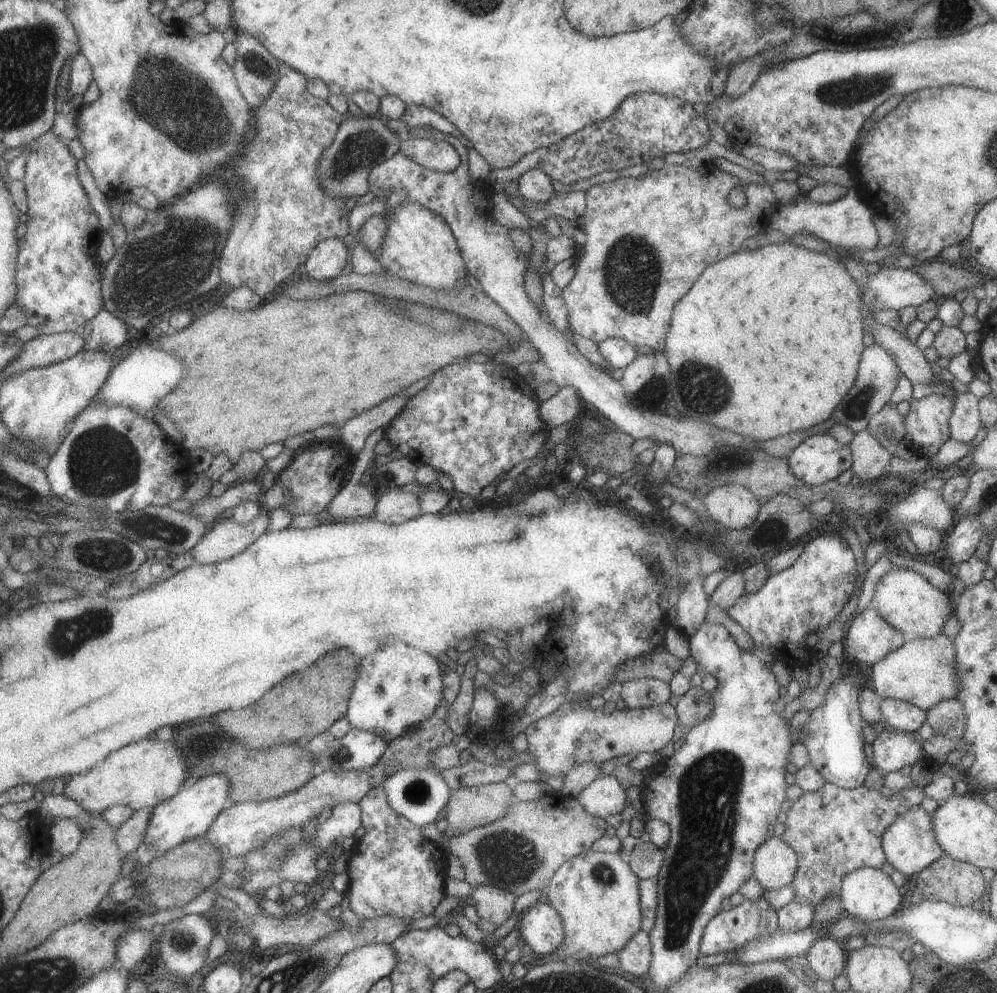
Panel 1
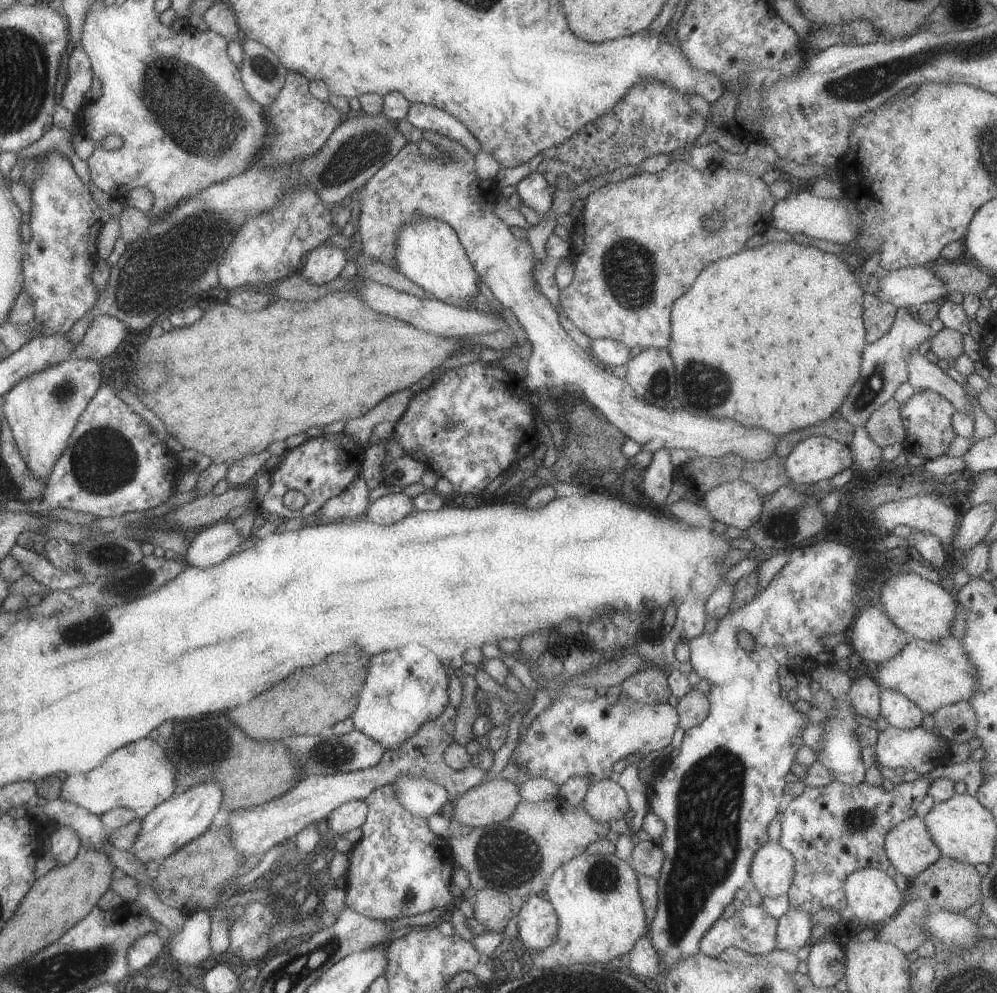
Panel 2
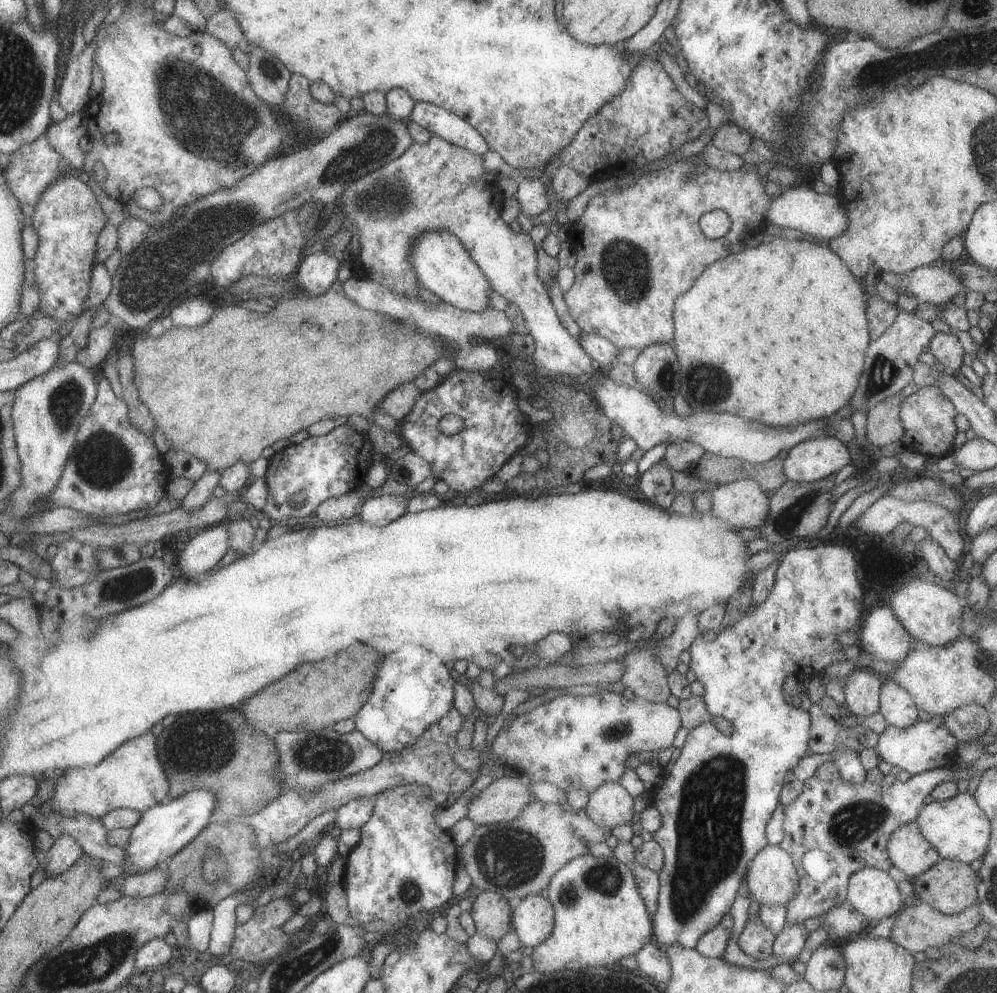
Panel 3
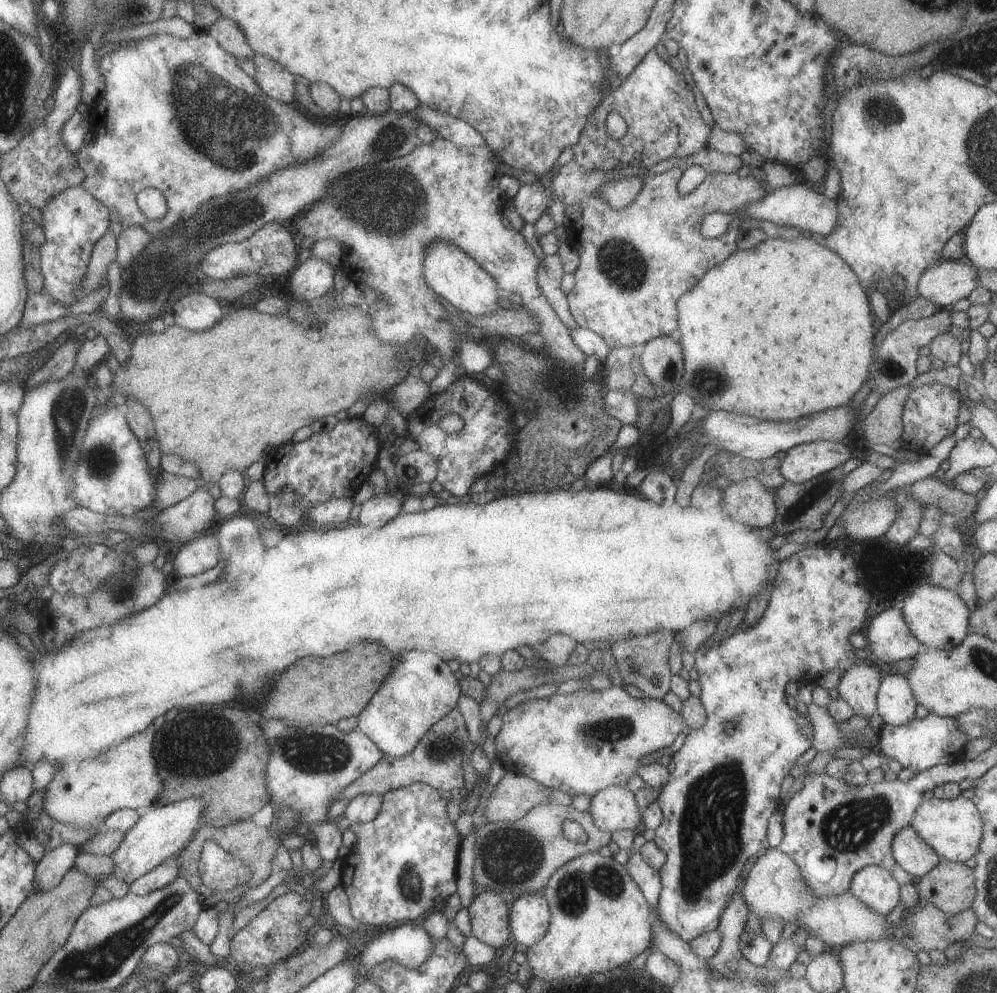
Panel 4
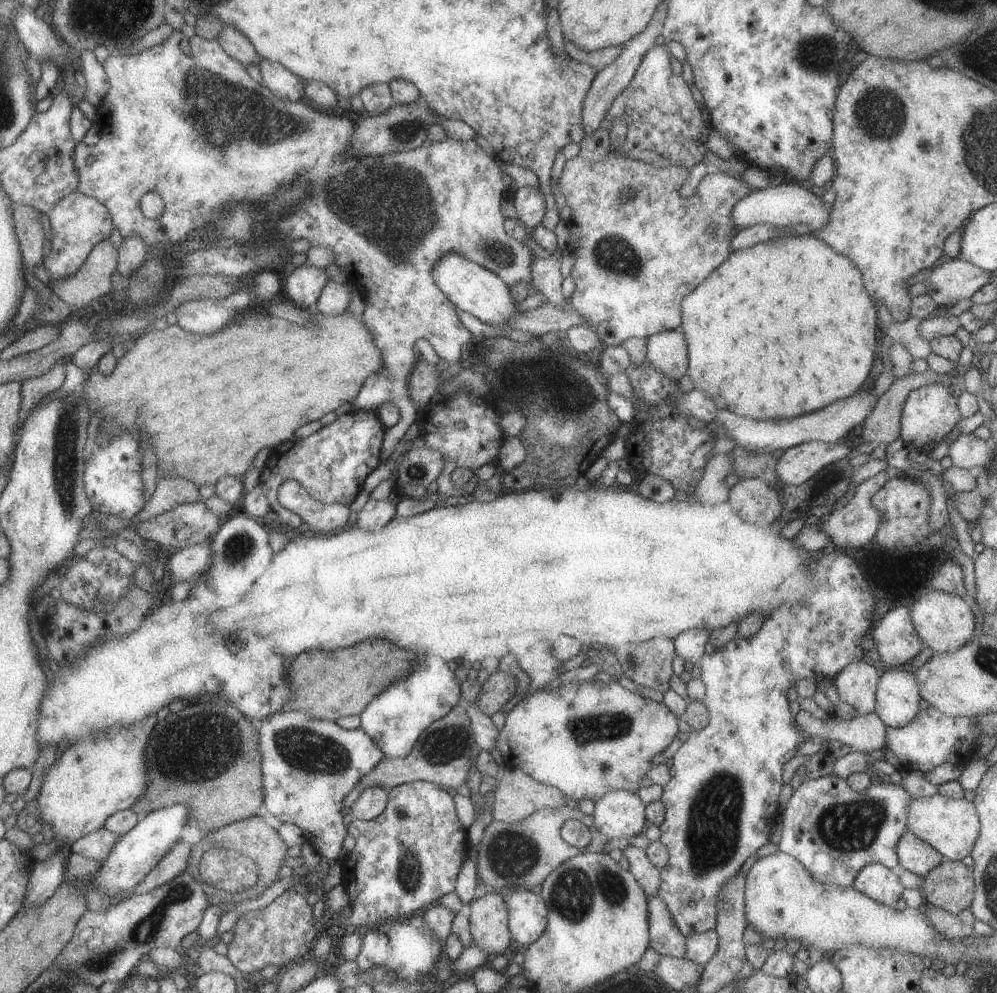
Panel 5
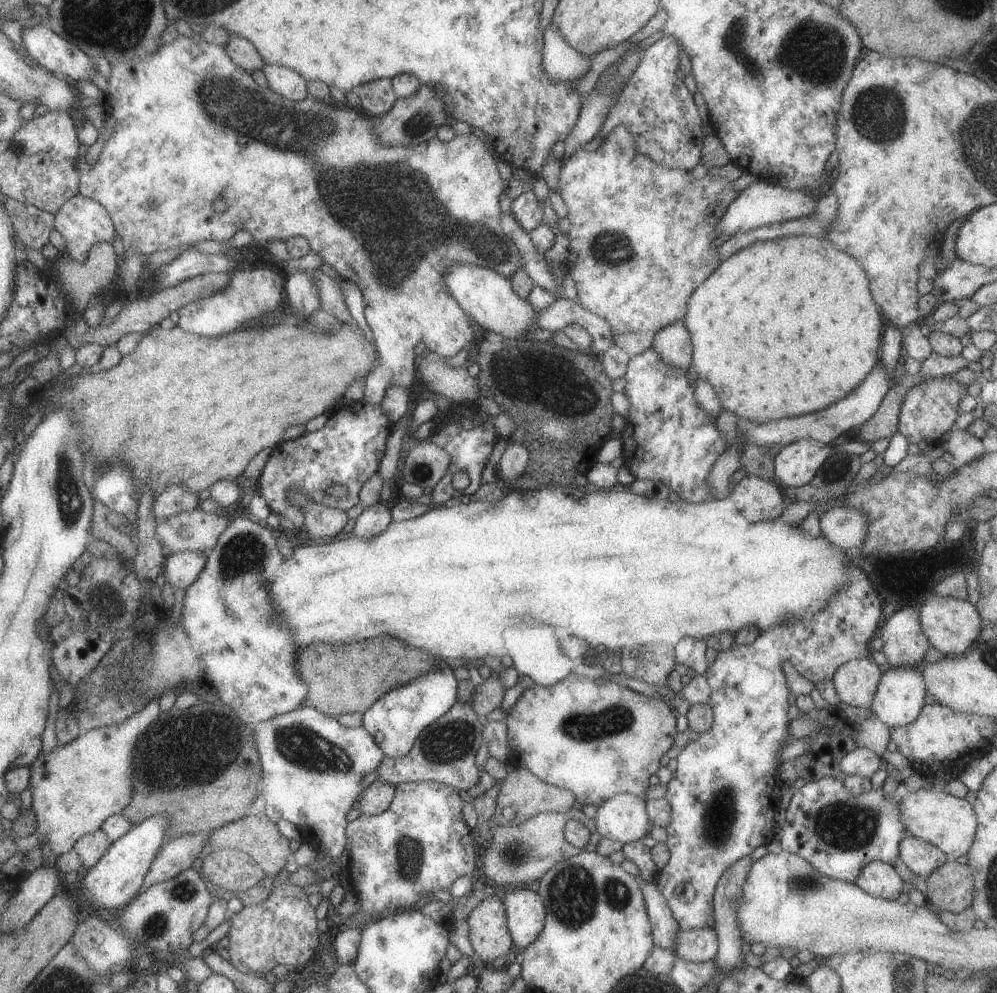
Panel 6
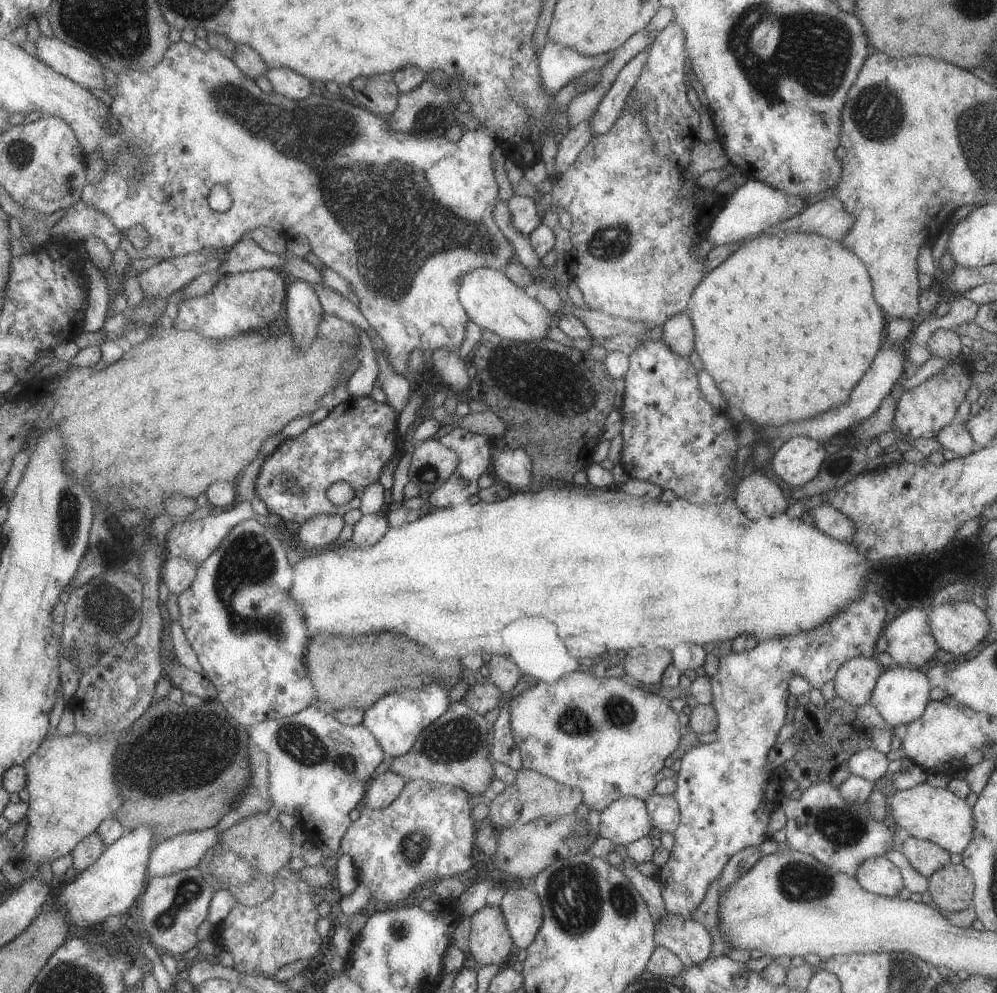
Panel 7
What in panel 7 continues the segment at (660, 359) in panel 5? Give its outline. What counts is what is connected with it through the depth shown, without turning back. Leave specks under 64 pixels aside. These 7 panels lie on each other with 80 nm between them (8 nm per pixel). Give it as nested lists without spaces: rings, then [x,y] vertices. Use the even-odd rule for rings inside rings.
[[[677,313],[662,324],[661,340],[678,355],[694,351],[694,328],[688,313]]]

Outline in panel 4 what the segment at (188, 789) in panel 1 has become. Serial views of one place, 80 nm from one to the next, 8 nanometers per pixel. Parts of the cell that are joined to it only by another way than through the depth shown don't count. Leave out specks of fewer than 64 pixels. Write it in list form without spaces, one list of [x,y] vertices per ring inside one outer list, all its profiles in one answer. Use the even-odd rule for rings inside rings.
[[[196,797],[175,801],[163,806],[150,806],[141,811],[137,822],[123,835],[119,846],[109,855],[115,878],[129,886],[136,878],[143,876],[160,862],[177,855],[191,838],[193,829],[200,826],[202,803]]]

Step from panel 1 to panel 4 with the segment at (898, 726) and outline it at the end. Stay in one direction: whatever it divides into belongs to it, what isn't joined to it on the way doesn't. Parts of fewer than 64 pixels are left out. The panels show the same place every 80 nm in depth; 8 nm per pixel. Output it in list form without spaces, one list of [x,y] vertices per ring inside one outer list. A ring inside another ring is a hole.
[[[883,671],[876,694],[876,712],[885,725],[906,725],[915,718],[916,698],[901,673]]]

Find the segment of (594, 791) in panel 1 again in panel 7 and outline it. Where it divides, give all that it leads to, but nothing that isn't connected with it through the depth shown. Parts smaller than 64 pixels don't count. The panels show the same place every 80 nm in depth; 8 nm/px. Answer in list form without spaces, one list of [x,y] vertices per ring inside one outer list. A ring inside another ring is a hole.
[[[621,797],[600,812],[598,836],[615,845],[625,846],[651,832],[651,819],[644,801]]]

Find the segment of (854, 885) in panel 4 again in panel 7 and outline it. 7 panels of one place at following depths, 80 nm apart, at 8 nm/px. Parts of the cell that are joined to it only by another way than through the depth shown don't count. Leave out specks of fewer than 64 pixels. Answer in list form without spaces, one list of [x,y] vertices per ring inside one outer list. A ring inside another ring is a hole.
[[[883,855],[862,860],[854,877],[865,890],[879,896],[897,897],[904,887],[899,869]]]

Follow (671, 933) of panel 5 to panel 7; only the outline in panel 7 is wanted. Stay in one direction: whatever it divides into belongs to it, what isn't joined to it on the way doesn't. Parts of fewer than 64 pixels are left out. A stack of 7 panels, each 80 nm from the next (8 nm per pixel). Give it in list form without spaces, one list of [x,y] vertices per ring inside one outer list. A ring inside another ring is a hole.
[[[614,845],[613,852],[621,856],[620,864],[622,873],[630,880],[632,887],[638,895],[646,902],[649,914],[654,922],[658,921],[665,912],[663,899],[661,898],[659,882],[656,878],[645,877],[635,868],[635,862],[627,854],[626,848],[621,845]]]

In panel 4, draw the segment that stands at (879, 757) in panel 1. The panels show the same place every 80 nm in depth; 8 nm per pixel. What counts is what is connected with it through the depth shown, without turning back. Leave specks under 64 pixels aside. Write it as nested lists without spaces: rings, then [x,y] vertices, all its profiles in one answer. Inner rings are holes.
[[[928,712],[925,717],[915,717],[906,725],[884,725],[879,730],[876,750],[887,758],[897,760],[904,769],[916,775],[932,766],[965,760],[963,745],[967,739],[968,736],[960,729],[954,717],[940,717]]]

